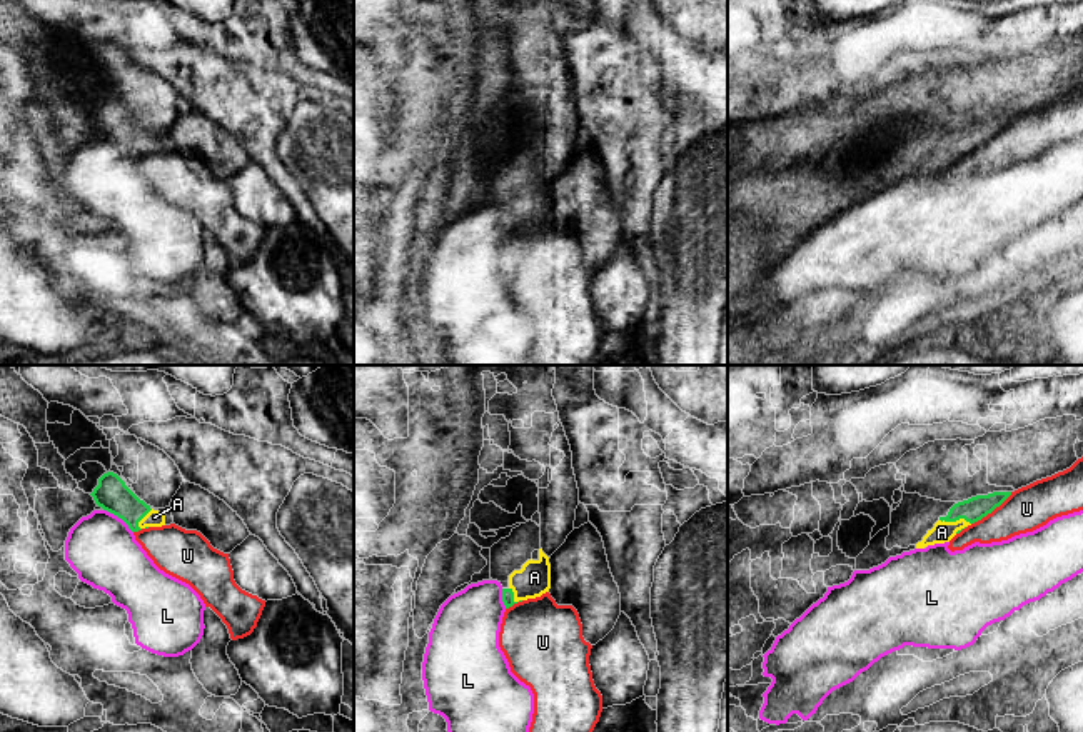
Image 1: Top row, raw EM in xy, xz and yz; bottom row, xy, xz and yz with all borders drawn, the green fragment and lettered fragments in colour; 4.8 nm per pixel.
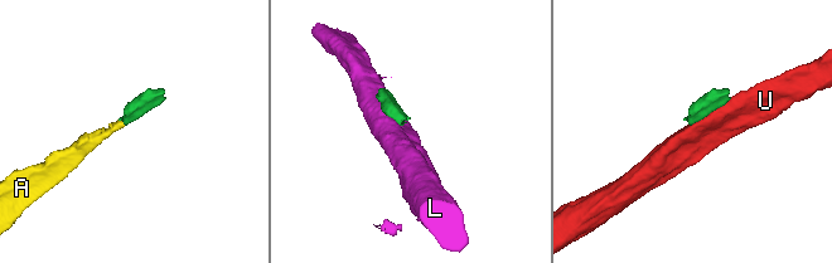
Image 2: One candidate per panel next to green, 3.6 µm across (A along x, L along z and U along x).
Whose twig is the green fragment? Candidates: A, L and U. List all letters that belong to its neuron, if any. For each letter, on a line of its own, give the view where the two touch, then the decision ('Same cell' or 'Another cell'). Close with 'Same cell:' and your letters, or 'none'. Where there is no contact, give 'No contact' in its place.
A: Touches green in yz. Same cell
L: Touches green in xy. Another cell
U: Touches green in yz. Another cell
Same cell: A

